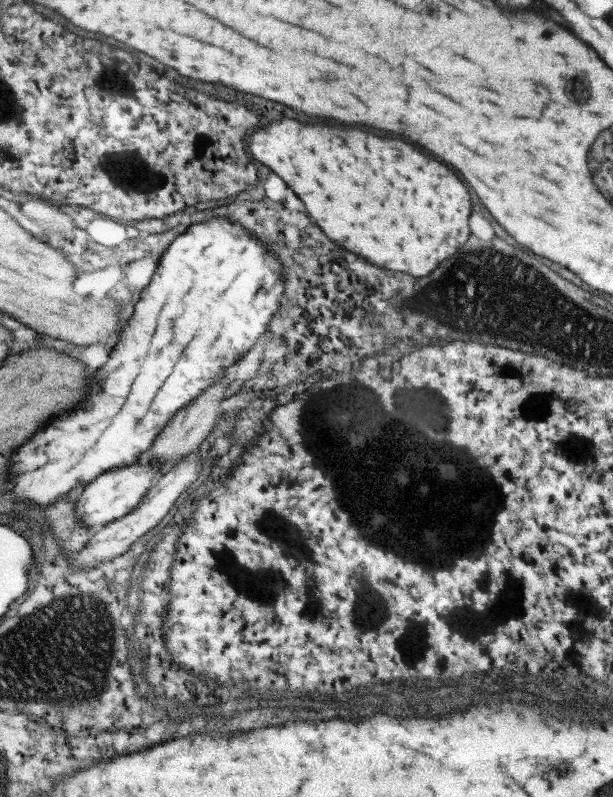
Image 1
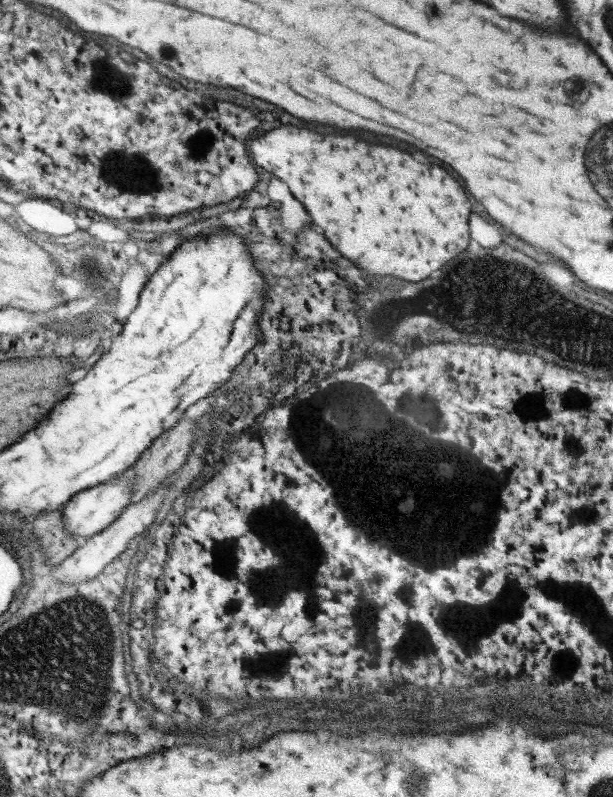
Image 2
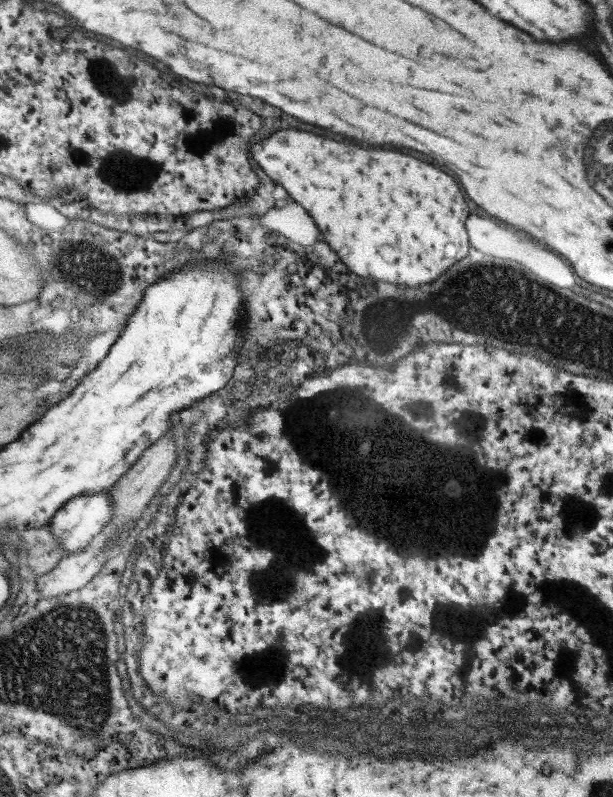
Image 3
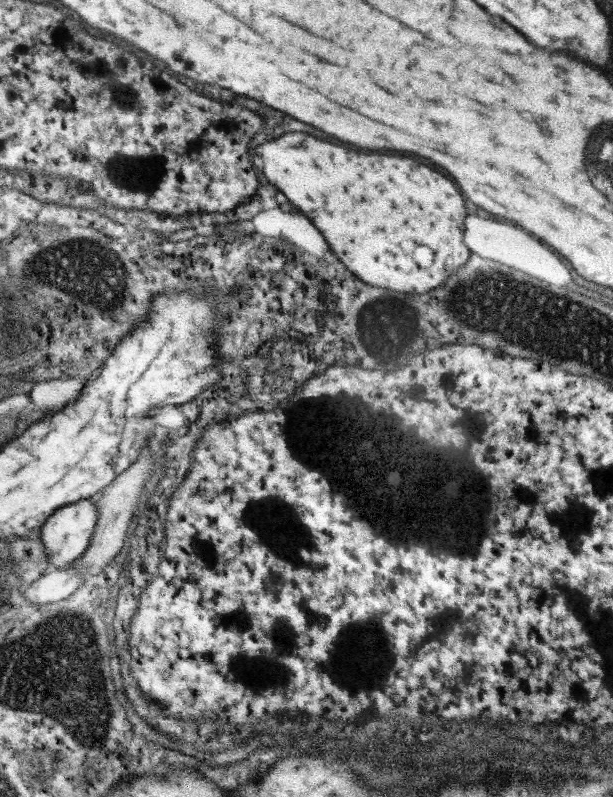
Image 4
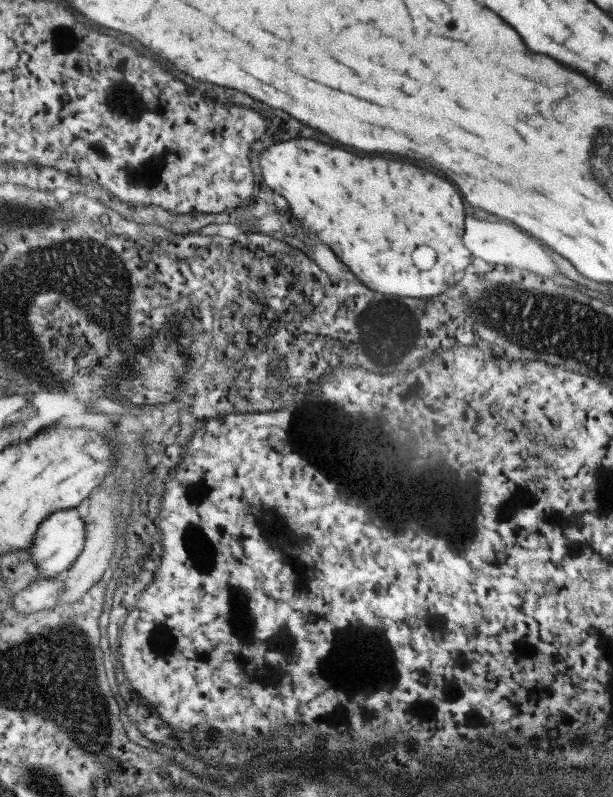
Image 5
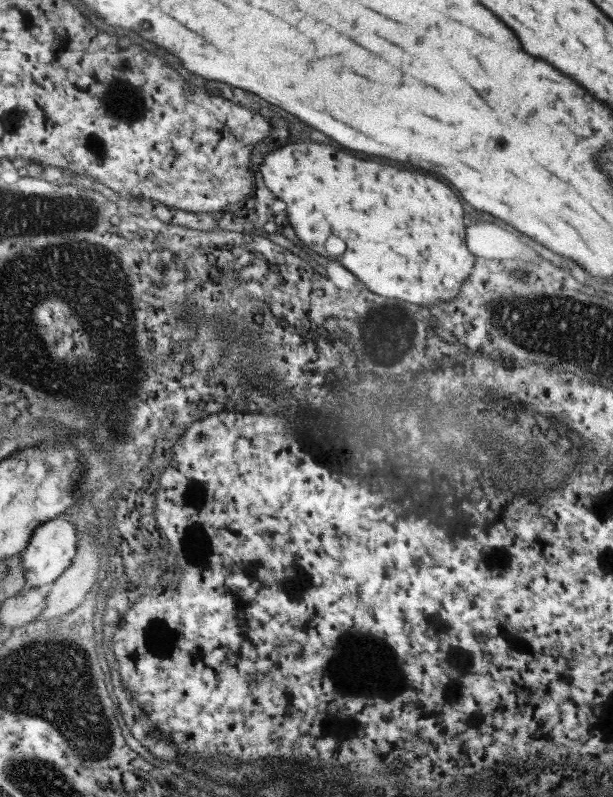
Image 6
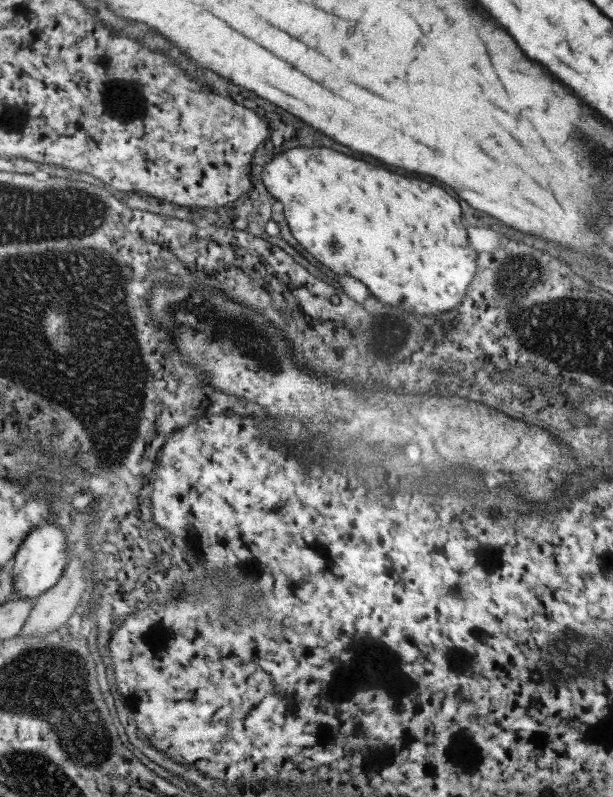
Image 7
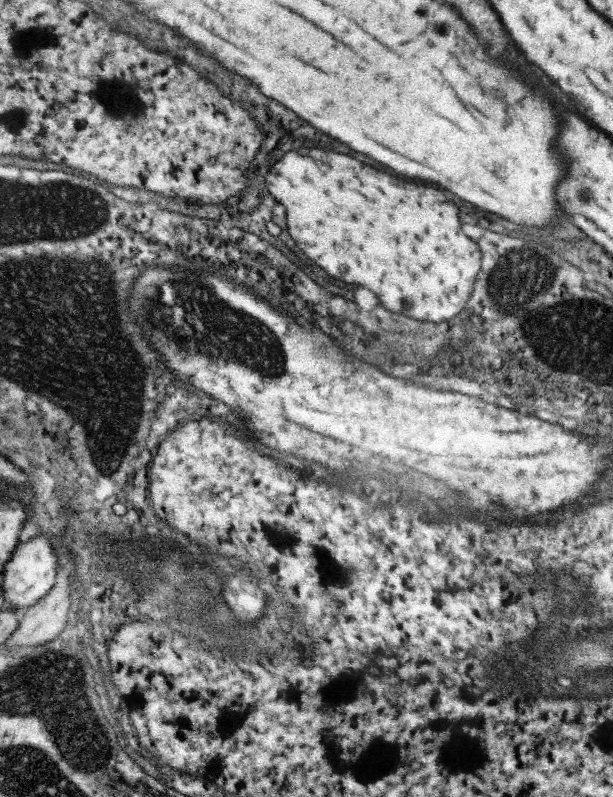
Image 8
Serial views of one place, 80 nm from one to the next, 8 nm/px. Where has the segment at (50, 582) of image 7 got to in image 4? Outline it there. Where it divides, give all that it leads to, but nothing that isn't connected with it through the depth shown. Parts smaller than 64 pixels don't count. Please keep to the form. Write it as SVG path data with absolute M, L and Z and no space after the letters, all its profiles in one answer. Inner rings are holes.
M85 499L68 507L56 511L47 523L41 528L42 539L47 547L46 553L50 558L50 566L61 570L74 564L89 549L92 543L92 536L99 523L100 515L96 507L96 501Z

